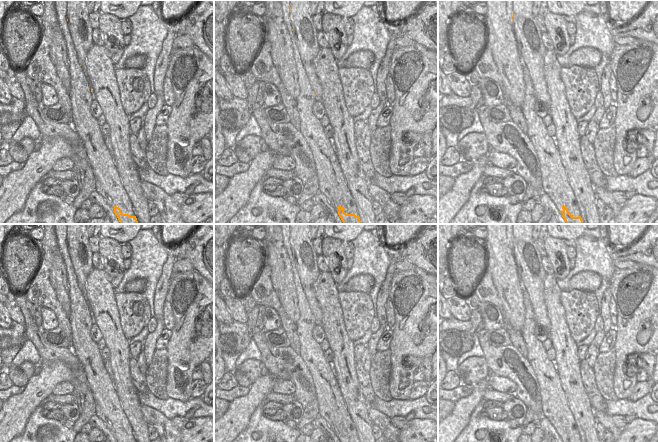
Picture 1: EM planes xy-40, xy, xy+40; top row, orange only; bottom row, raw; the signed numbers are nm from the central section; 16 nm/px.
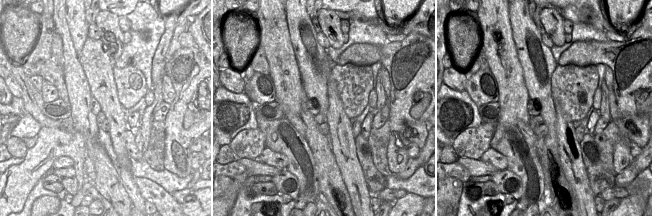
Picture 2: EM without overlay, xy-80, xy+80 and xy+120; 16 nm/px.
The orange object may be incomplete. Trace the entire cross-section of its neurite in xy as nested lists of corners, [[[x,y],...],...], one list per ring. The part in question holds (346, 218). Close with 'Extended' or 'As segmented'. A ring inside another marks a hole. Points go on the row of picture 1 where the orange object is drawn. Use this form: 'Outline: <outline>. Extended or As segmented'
Outline: [[[280,0],[280,2],[284,23],[291,38],[300,87],[299,96],[296,98],[296,107],[300,118],[299,131],[307,141],[312,152],[318,177],[319,191],[327,197],[329,202],[334,202],[338,205],[338,215],[343,224],[362,224],[359,216],[356,216],[353,211],[346,211],[343,207],[349,201],[353,200],[353,197],[347,187],[330,139],[325,135],[324,127],[321,125],[320,120],[312,112],[312,106],[316,101],[316,94],[307,77],[296,45],[290,19],[290,0]]]. Extended.

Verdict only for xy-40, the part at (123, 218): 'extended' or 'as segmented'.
extended

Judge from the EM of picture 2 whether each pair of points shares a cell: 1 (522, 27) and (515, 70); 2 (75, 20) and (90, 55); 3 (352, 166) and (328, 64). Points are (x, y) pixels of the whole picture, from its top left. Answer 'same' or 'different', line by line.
1: different
2: different
3: same

